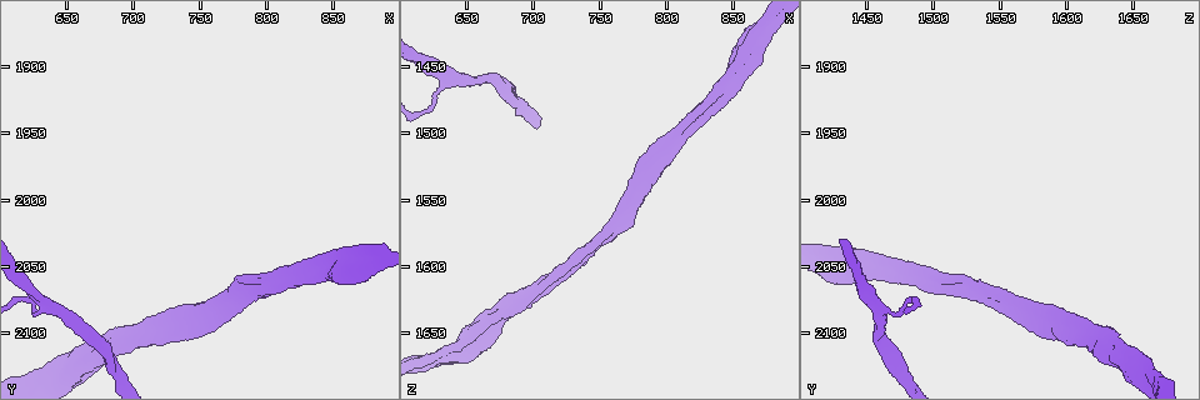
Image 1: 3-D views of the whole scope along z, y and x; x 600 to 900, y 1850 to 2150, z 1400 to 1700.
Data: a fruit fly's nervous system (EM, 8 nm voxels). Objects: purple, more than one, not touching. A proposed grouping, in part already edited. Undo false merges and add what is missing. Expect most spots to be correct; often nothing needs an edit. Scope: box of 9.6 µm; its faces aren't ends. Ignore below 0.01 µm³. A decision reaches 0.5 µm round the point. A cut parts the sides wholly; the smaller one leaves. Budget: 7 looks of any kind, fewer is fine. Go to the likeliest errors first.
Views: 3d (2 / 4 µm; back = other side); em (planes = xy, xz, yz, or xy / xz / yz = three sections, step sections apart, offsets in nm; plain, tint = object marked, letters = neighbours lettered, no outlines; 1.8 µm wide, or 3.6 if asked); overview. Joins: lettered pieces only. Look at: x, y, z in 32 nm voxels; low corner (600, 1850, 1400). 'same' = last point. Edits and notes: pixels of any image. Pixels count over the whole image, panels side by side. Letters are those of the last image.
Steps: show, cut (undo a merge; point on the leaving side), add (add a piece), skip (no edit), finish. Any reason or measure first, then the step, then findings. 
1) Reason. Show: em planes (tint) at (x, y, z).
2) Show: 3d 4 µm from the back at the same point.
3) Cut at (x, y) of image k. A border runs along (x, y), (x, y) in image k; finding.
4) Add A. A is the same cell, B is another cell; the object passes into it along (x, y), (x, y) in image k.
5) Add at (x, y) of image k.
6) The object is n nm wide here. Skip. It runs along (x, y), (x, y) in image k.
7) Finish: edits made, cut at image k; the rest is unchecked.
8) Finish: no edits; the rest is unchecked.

Thick turns thin. Show: em yz step 16 (tint) at (876, 2048, 1422).

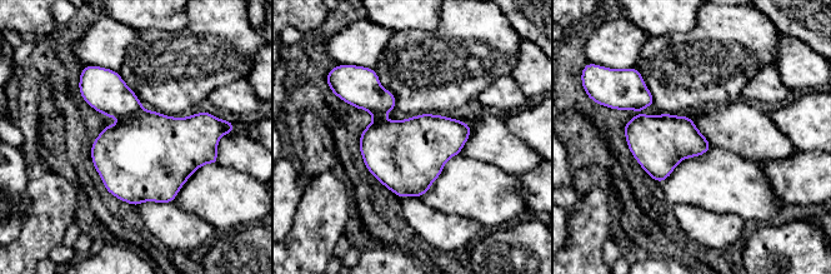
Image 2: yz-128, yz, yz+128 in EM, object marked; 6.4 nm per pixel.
Cut it another way. Show: em planes (letters) at the same point.

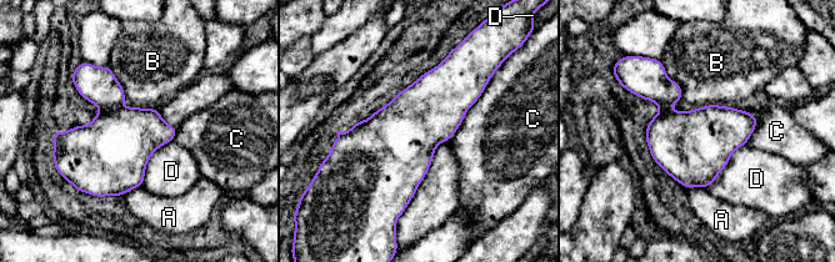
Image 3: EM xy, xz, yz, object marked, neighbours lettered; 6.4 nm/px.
The object is 440 nm wide here. Skip. A, B, C and D are other cells; a border runs along (490, 80), (400, 215) in image 3; all the same neuron.

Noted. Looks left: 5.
A fork. Show: em xz step 8 (letters) at (748, 2088, 1584).

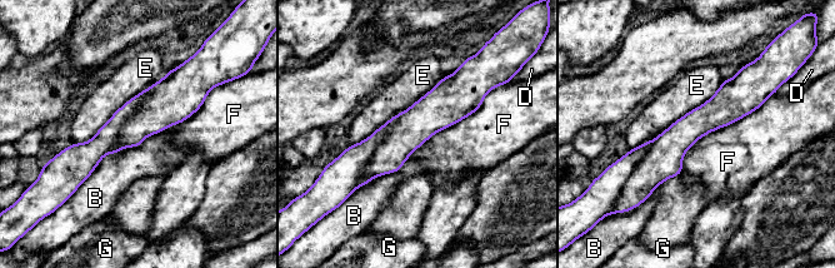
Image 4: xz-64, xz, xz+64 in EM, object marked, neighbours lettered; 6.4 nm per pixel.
The object is 200 nm wide here. Skip. B, D, E, F and G are other cells; a border runs along (774, 93), (699, 138), (679, 174) in image 4; all the same neuron.

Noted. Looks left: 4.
Abrupt turn. Show: 3d 2 µm at (618, 2074, 1482).

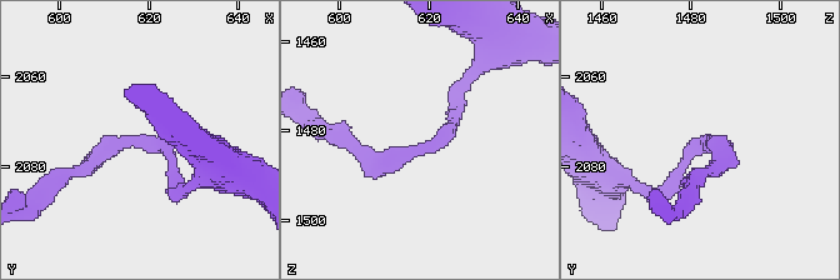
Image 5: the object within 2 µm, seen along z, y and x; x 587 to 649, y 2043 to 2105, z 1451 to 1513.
Show: em planes (plain) at (621, 2075, 1484).

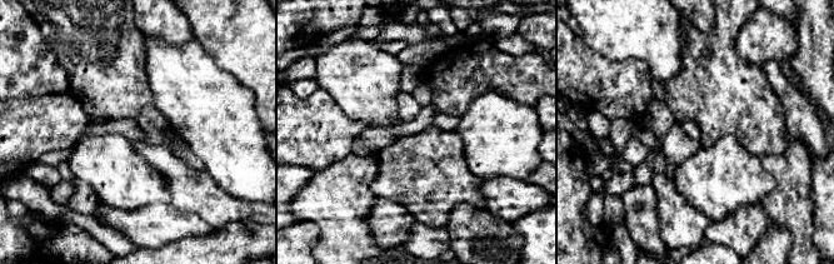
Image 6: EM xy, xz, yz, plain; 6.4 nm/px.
What lies round it. Show: em planes (letters) at the same point.

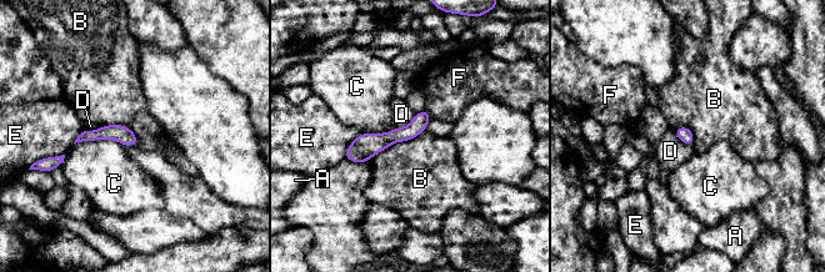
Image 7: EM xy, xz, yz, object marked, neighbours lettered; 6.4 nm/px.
The object is 100 nm wide here; the longest contact is with B, 420 nm. Skip. A, B, C, D, E and F are other cells; one neuron here.

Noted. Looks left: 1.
Finish: no edits; the rest is unchecked.

